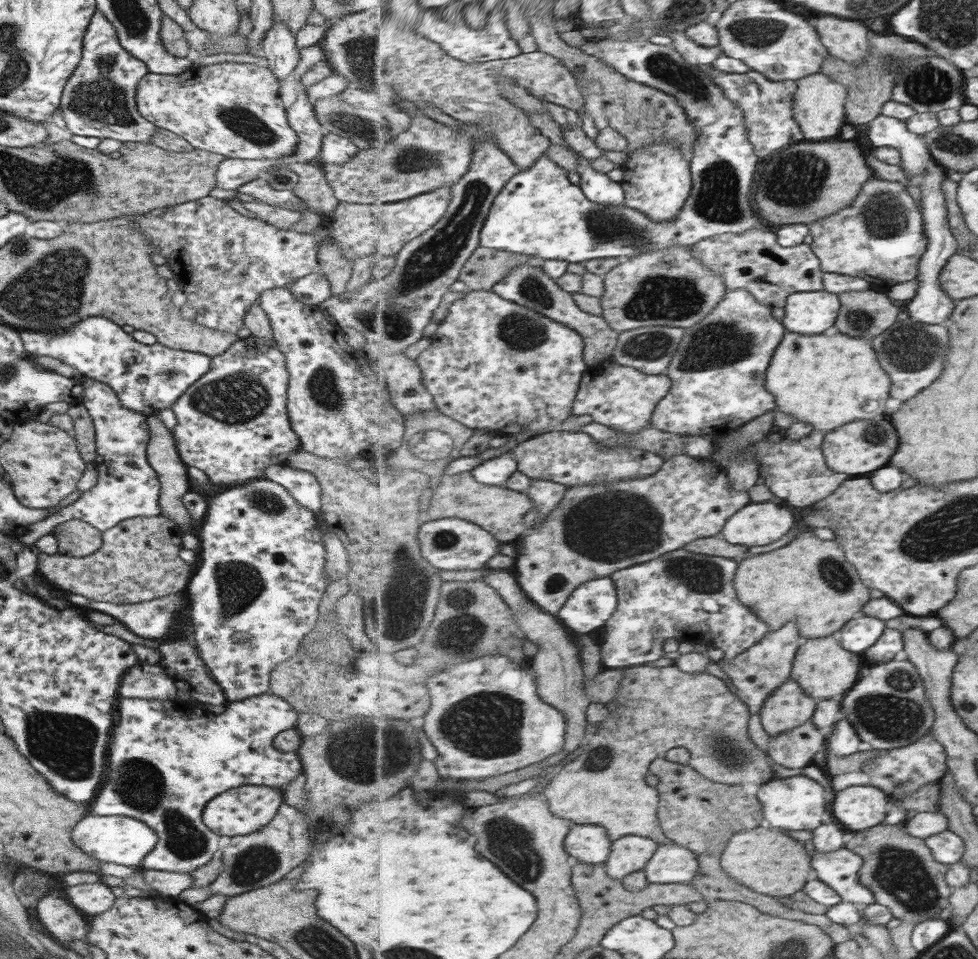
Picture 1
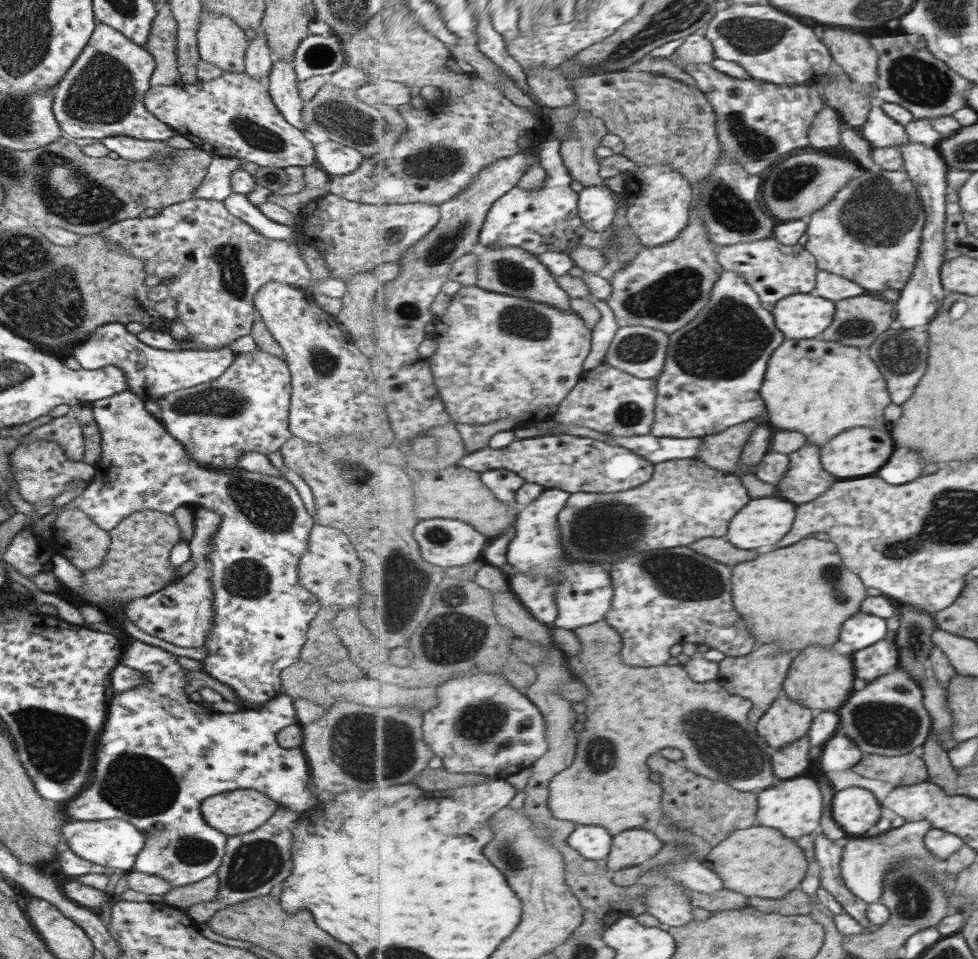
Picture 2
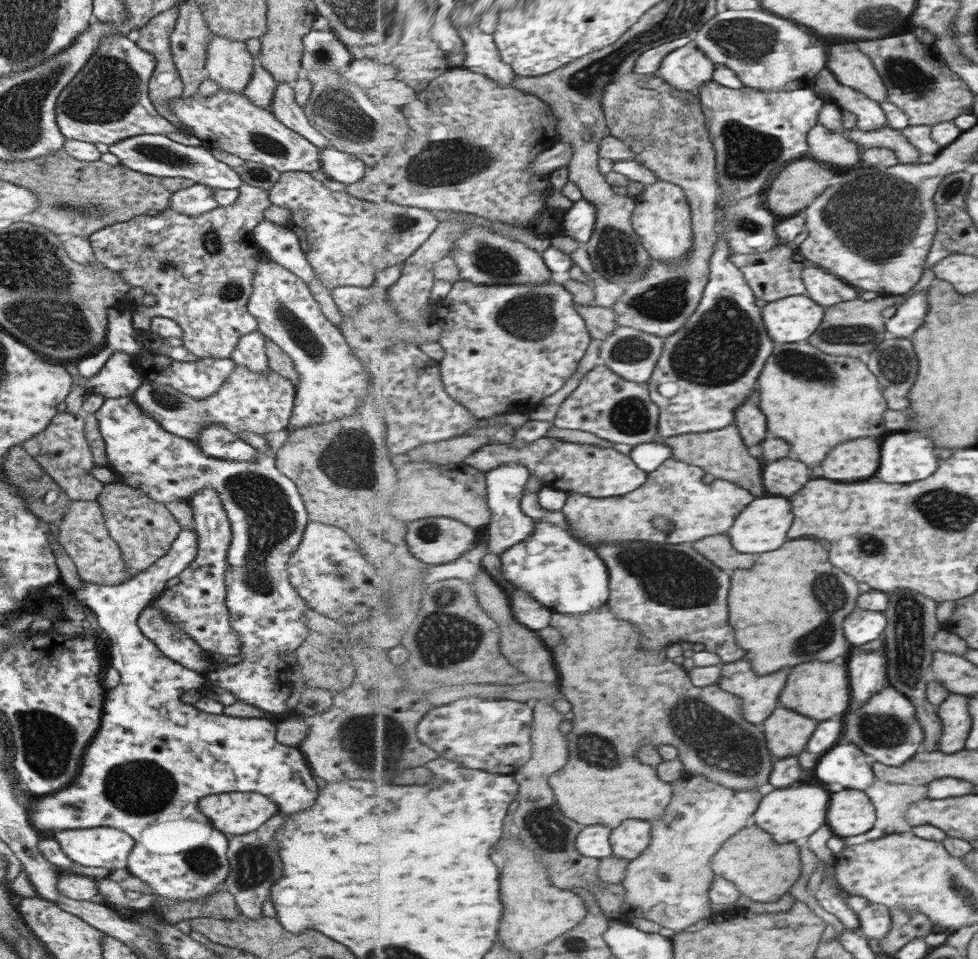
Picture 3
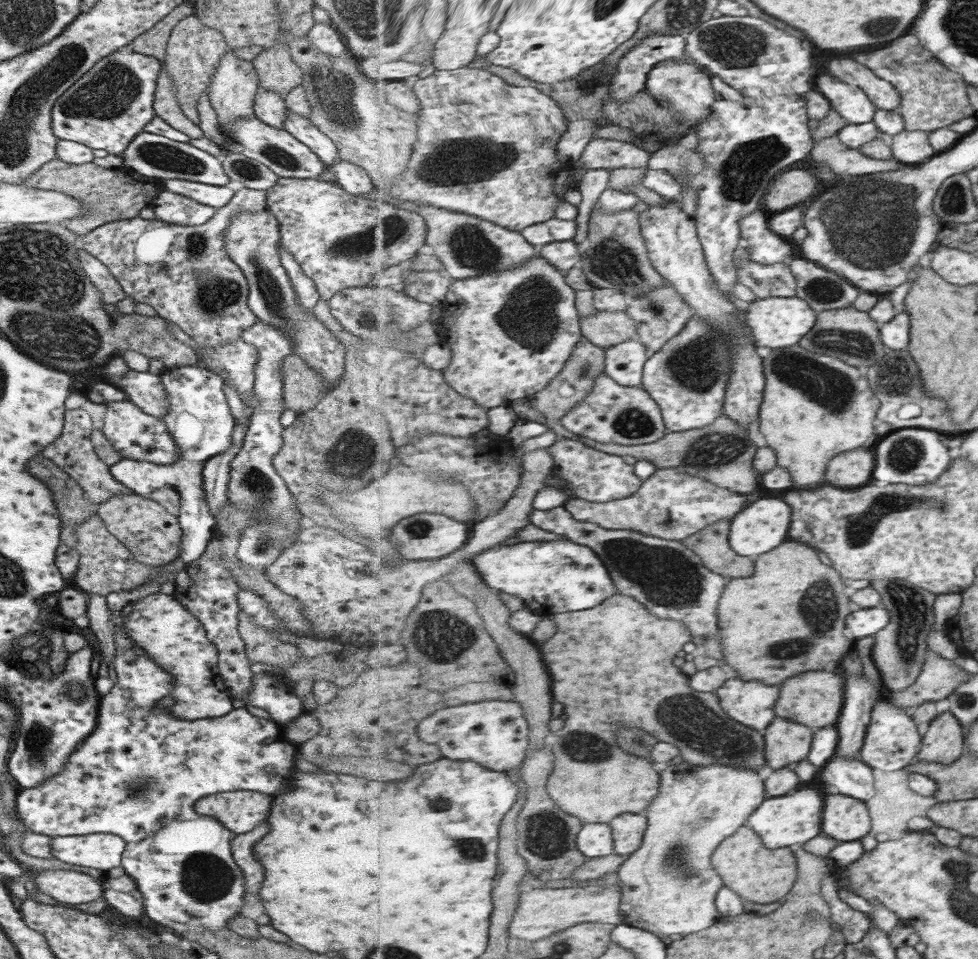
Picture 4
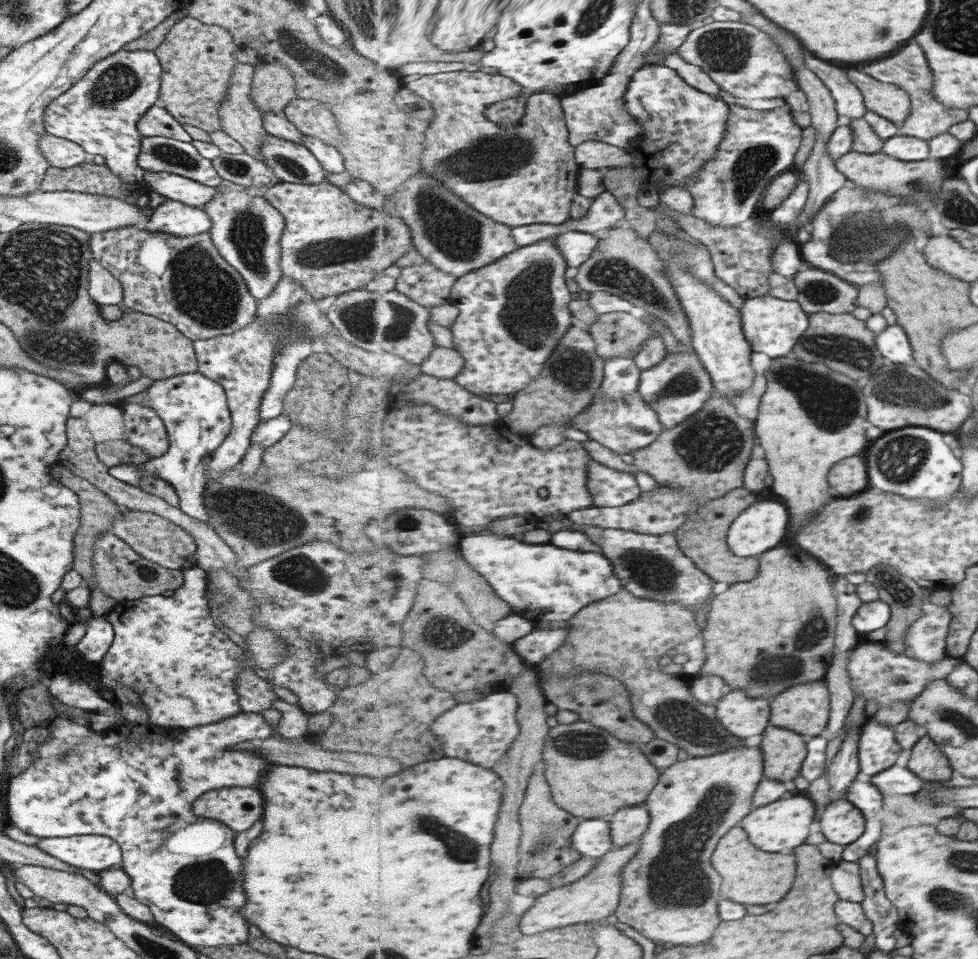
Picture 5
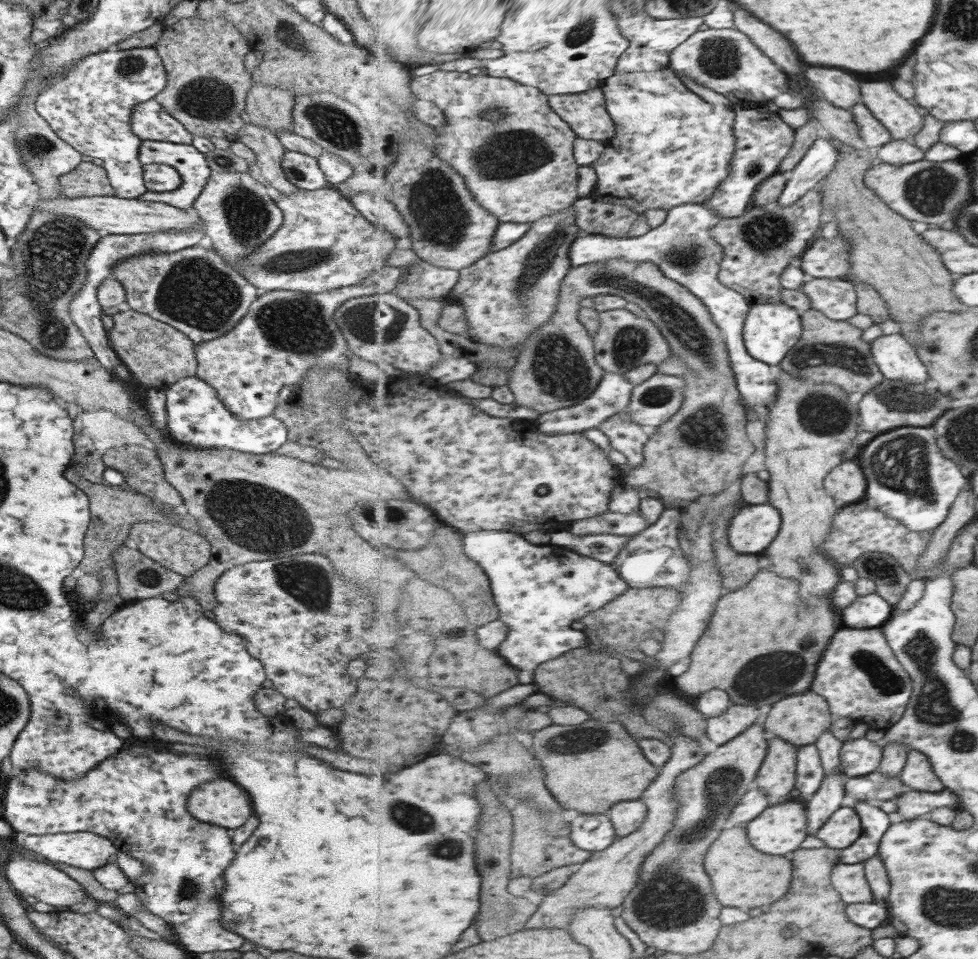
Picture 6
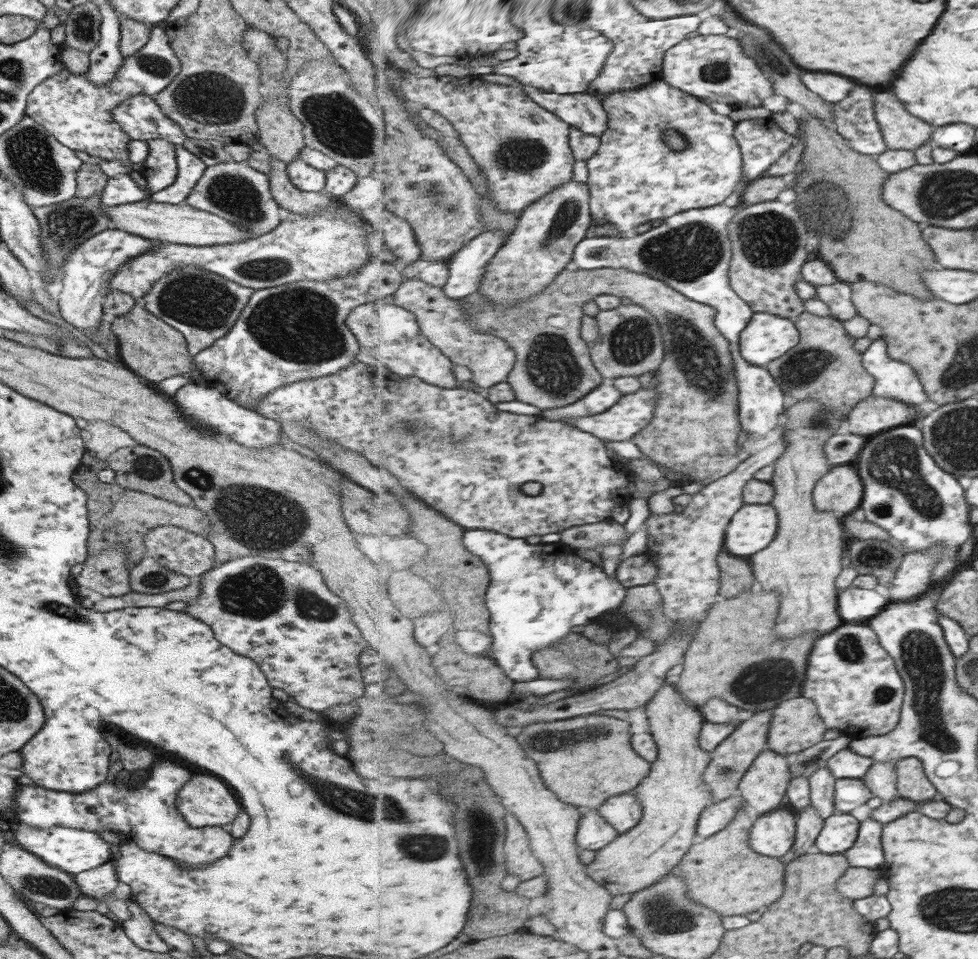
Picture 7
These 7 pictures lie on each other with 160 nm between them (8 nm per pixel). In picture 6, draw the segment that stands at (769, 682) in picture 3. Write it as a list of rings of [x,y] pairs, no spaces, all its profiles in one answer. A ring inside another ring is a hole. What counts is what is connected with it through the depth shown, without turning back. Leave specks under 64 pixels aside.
[[[733,704],[723,714],[707,719],[707,736],[717,746],[723,746],[743,734],[759,721],[759,708]]]

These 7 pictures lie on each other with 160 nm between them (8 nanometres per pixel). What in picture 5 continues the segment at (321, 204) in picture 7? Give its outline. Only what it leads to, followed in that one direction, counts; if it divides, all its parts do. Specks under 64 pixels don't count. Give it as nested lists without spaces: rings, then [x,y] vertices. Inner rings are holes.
[[[237,63],[232,68],[228,87],[224,94],[225,99],[218,106],[218,118],[221,131],[239,143],[243,148],[244,154],[255,158],[257,162],[263,162],[263,159],[259,157],[259,148],[261,148],[261,143],[263,143],[263,136],[267,133],[263,129],[262,114],[255,108],[250,99],[253,71],[254,67],[250,64]]]

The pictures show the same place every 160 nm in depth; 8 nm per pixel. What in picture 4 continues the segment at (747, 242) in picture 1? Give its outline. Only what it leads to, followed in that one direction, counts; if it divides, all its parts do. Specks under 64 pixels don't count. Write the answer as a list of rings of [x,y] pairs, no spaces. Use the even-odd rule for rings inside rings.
[[[795,259],[787,260],[785,264],[759,264],[757,262],[751,262],[747,264],[745,268],[741,268],[741,272],[738,273],[740,278],[740,284],[750,289],[759,299],[771,298],[771,297],[797,297],[798,296],[798,280],[791,271],[791,264]]]

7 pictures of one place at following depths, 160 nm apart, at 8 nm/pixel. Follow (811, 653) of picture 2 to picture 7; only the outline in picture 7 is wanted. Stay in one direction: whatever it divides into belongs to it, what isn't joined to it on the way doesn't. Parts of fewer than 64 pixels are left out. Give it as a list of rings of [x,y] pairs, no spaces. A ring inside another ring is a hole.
[[[801,696],[786,700],[774,709],[768,748],[795,755],[823,743],[827,729],[818,704],[812,698]]]

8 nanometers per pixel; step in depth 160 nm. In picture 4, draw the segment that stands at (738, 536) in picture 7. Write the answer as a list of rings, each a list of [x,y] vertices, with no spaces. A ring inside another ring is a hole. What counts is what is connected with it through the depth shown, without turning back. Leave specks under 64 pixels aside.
[[[763,497],[763,500],[756,500],[747,510],[743,509],[733,518],[730,545],[741,556],[745,554],[759,556],[783,544],[789,536],[789,528],[791,528],[791,506],[781,498]]]

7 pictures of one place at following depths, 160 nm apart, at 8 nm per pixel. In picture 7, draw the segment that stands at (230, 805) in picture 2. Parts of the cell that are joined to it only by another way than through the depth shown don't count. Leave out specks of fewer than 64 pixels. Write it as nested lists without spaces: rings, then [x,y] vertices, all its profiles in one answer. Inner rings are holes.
[[[193,776],[179,790],[175,808],[193,828],[223,827],[236,817],[241,804],[221,780]]]

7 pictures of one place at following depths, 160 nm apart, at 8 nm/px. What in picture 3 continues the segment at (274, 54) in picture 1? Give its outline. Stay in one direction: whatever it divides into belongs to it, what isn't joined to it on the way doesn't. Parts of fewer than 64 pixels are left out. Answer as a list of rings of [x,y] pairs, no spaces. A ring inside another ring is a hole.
[[[276,83],[269,110],[281,124],[295,132],[295,134],[299,134],[301,138],[305,138],[307,142],[316,146],[318,150],[330,147],[328,134],[316,126],[309,126],[301,107],[295,102],[291,84]]]

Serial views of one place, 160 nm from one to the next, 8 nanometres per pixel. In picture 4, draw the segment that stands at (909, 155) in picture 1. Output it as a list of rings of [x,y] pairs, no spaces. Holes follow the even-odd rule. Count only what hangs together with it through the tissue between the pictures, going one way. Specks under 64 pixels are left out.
[[[830,71],[816,76],[816,90],[831,101],[832,108],[844,116],[848,124],[872,122],[879,109],[862,88],[839,80]]]

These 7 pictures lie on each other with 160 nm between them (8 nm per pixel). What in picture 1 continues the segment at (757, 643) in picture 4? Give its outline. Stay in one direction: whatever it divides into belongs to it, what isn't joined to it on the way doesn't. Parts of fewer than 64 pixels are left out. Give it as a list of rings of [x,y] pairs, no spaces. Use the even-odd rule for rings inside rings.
[[[815,532],[799,534],[791,546],[763,556],[753,556],[739,564],[739,576],[735,576],[735,586],[739,588],[738,597],[741,604],[755,608],[763,620],[767,620],[770,630],[781,630],[791,622],[799,622],[799,632],[804,641],[813,638],[831,636],[842,630],[851,620],[861,615],[863,608],[872,600],[871,589],[862,581],[858,569],[847,562],[845,550],[835,540],[821,540]]]

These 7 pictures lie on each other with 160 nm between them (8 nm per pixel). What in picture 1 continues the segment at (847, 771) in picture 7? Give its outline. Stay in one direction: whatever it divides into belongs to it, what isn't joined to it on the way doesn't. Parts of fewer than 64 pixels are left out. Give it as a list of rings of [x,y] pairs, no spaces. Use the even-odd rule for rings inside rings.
[[[908,658],[870,667],[870,674],[861,677],[844,696],[842,706],[842,715],[851,721],[859,738],[881,751],[916,744],[931,732],[936,721],[936,710],[928,697],[926,685]]]

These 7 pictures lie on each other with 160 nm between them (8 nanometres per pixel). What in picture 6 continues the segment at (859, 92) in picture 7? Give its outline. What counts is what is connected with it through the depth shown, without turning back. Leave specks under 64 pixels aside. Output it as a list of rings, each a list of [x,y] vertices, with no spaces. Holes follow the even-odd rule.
[[[864,102],[857,103],[851,108],[855,115],[855,122],[861,132],[861,141],[867,148],[881,148],[892,142],[891,132],[877,120],[877,117],[869,110]]]

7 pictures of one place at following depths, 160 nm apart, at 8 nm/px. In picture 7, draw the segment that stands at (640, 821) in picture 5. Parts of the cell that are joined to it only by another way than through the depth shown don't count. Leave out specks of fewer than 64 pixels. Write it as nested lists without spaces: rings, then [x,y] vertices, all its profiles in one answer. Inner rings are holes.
[[[635,791],[608,798],[598,811],[622,835],[640,823],[644,808]]]

